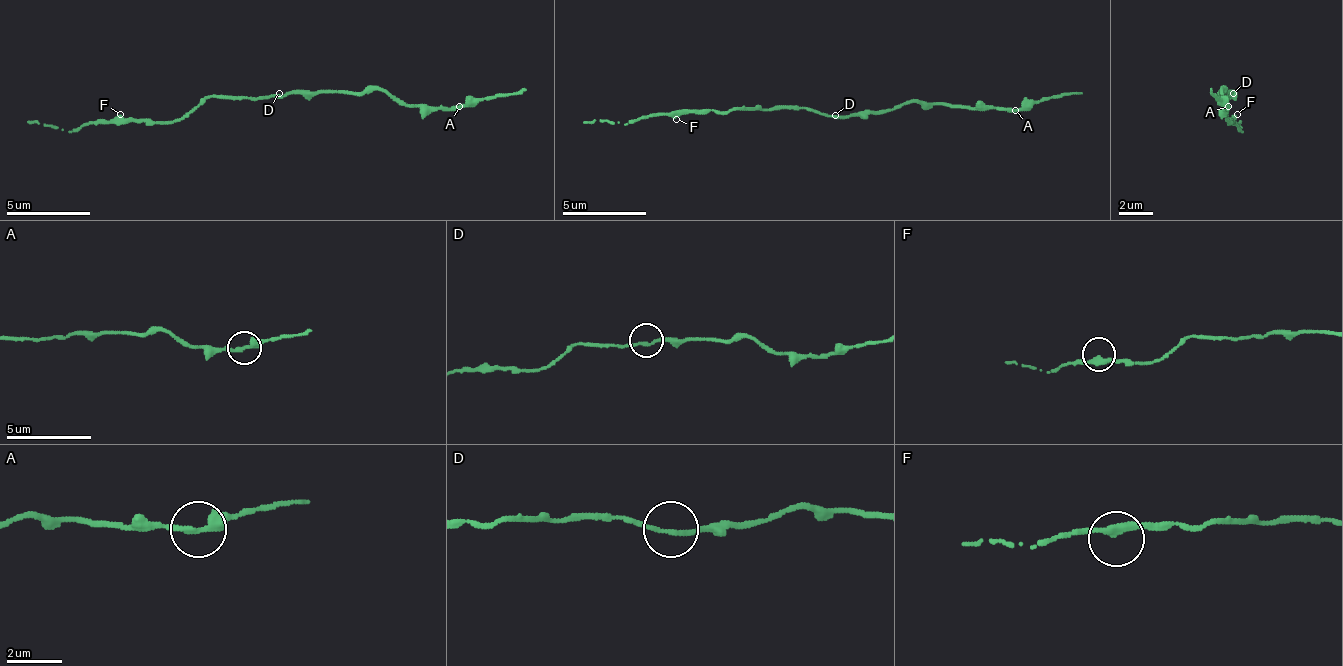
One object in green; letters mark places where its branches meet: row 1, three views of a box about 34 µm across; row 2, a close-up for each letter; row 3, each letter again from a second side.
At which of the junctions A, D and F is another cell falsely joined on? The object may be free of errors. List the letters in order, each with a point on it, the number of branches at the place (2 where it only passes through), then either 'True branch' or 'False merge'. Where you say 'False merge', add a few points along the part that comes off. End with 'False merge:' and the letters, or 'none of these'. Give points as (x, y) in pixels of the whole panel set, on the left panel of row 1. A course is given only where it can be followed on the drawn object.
A: Place: (459, 106). Branches: 2. False merge. Course of the part to remove: (458, 105), (525, 89)
D: Place: (279, 93). Branches: 2. True branch
F: Place: (120, 114). Branches: 2. True branch
False merge: A

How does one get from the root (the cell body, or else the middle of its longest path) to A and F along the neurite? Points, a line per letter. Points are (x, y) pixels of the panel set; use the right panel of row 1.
A: (1233, 97), (1233, 93), (1220, 93), (1220, 89), (1224, 105), (1229, 105)
F: (1233, 97), (1224, 97), (1229, 97), (1229, 122), (1237, 114)

